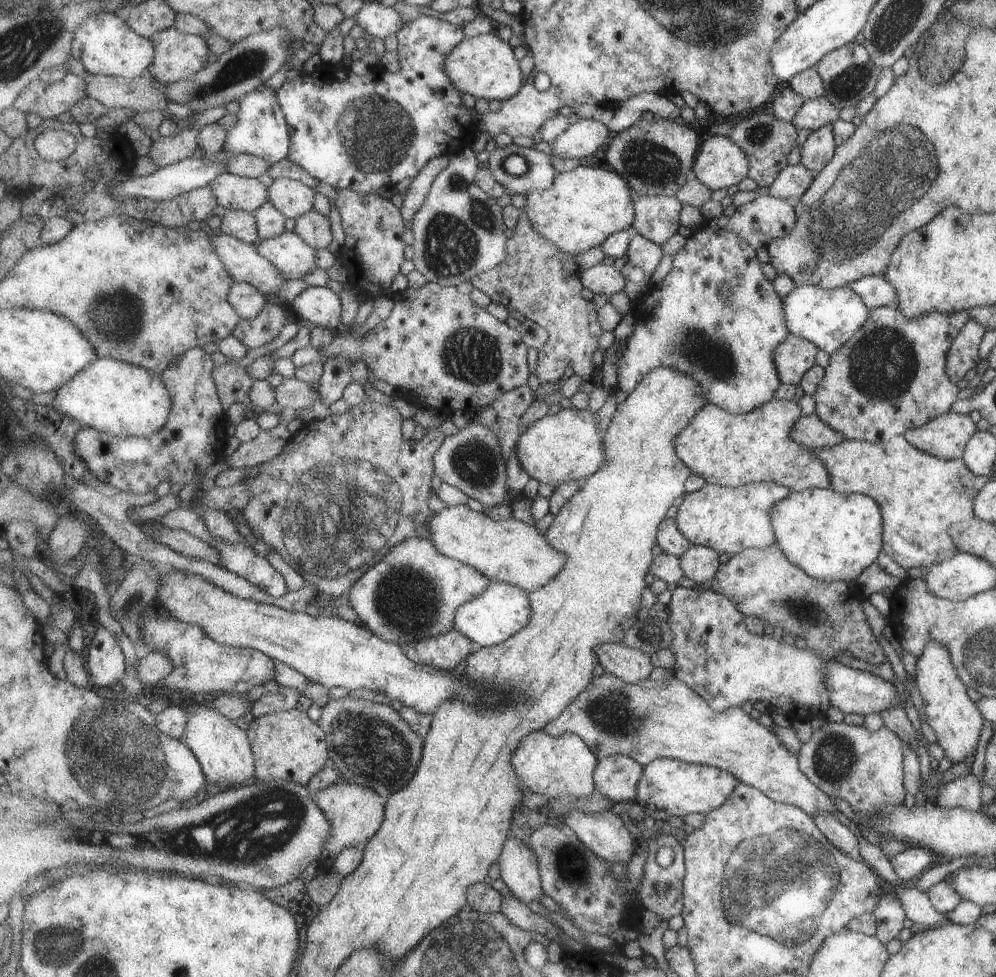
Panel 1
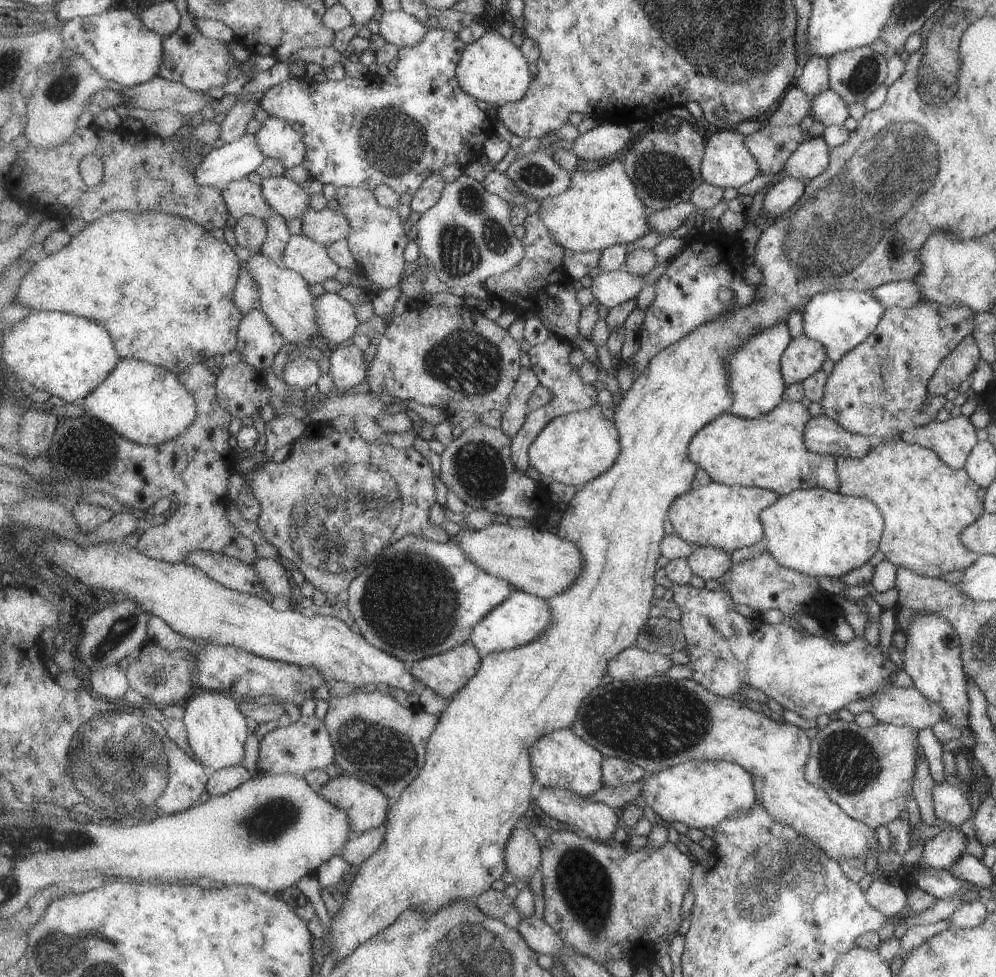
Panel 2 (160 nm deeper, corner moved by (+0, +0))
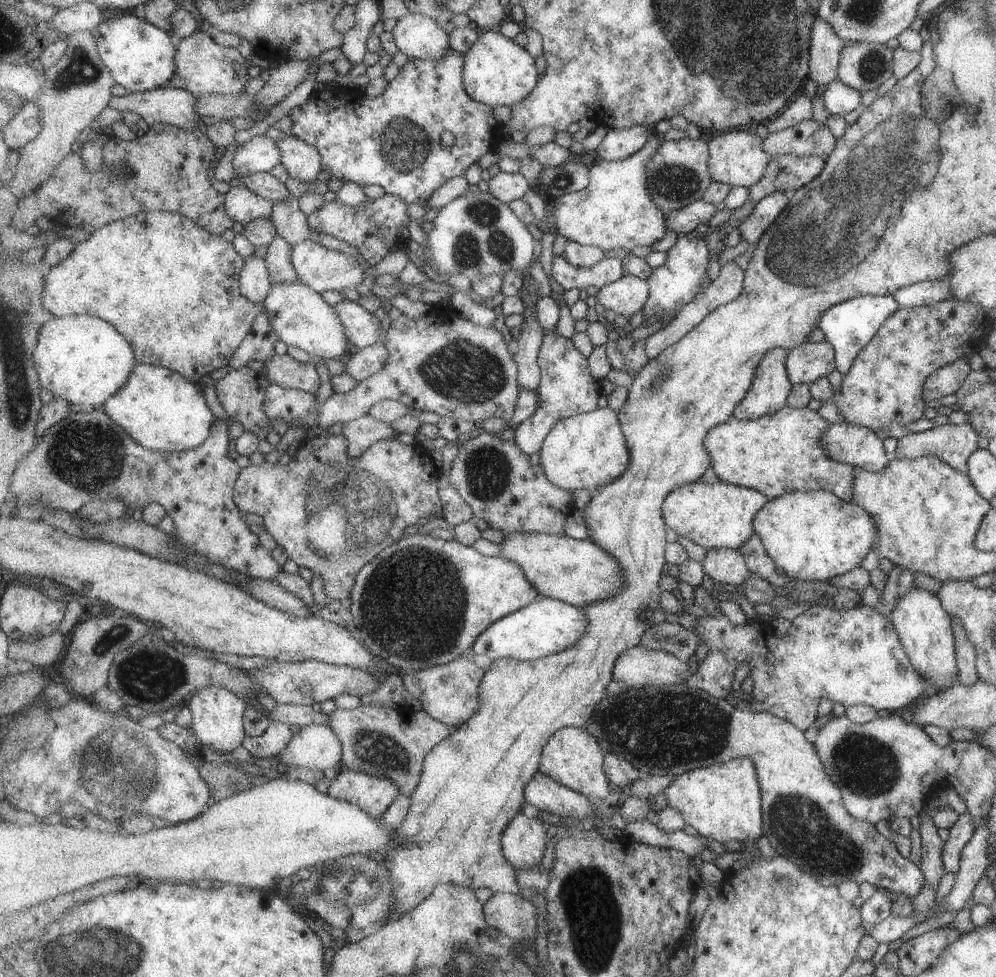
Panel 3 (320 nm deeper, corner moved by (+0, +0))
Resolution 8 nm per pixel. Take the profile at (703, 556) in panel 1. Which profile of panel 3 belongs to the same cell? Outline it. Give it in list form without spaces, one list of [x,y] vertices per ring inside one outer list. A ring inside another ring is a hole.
[[[708,549],[703,563],[706,574],[717,582],[735,584],[738,589],[753,574],[749,571],[747,560],[737,549]]]

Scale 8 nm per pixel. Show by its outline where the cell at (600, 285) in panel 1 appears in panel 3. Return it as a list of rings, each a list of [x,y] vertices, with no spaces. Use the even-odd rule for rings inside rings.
[[[623,275],[623,278],[600,289],[596,296],[604,309],[629,317],[643,311],[649,298],[648,280],[633,275]]]

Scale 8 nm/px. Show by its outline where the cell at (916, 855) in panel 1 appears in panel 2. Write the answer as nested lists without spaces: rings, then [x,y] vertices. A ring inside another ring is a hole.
[[[957,827],[940,831],[923,842],[921,859],[915,868],[948,868],[965,853],[966,835]]]

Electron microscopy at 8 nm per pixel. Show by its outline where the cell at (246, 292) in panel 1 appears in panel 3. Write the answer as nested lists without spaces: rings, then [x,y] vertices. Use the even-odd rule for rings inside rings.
[[[252,254],[246,258],[240,276],[240,288],[242,293],[255,303],[263,303],[271,292],[270,270],[263,257]]]

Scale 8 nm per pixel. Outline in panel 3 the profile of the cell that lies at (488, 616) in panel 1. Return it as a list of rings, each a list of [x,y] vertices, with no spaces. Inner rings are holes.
[[[542,597],[493,623],[482,635],[478,636],[471,651],[487,656],[492,662],[503,657],[528,661],[560,653],[573,647],[586,635],[589,628],[590,620],[581,607],[561,599]]]

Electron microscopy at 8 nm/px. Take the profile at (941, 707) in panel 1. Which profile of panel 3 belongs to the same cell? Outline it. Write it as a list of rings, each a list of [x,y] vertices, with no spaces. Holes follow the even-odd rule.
[[[915,586],[893,603],[889,619],[911,664],[924,679],[938,690],[947,688],[956,678],[954,638],[951,616],[935,594]]]

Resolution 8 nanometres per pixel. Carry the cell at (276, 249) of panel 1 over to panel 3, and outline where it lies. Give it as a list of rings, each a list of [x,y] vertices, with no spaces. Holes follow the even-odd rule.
[[[310,239],[292,247],[292,252],[300,281],[318,293],[323,290],[355,289],[355,286],[363,285],[363,268],[348,253],[329,250]]]

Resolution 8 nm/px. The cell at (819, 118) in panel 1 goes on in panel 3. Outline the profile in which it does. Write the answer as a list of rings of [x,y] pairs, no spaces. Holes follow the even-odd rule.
[[[835,77],[826,86],[823,96],[823,104],[830,115],[845,116],[853,109],[860,110],[861,93],[849,85],[843,84]]]

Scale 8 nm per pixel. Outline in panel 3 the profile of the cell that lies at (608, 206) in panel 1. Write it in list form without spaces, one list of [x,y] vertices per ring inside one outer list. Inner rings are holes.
[[[655,134],[655,138],[651,138],[643,150],[625,160],[601,160],[597,165],[590,168],[590,183],[587,188],[551,200],[552,221],[556,224],[558,232],[569,241],[599,247],[606,254],[627,253],[627,251],[633,250],[635,246],[647,248],[647,246],[659,242],[665,236],[665,232],[669,230],[666,221],[667,213],[655,204],[654,198],[651,196],[648,185],[648,164],[662,143],[661,137]]]

